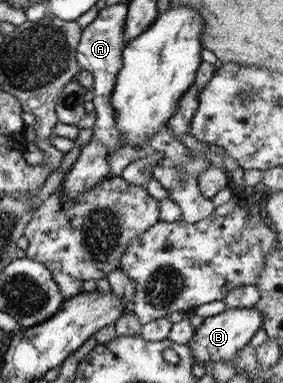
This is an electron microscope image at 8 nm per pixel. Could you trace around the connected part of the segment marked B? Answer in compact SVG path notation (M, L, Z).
M255 306L248 308L226 308L214 316L203 318L201 324L193 330L194 334L187 343L187 346L192 356L196 358L195 362L199 362L206 367L215 360L228 363L238 350L248 347L248 341L261 326L262 315L260 315L260 311Z

